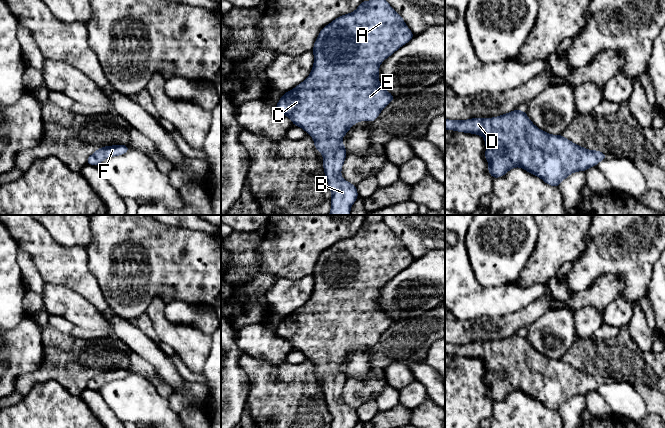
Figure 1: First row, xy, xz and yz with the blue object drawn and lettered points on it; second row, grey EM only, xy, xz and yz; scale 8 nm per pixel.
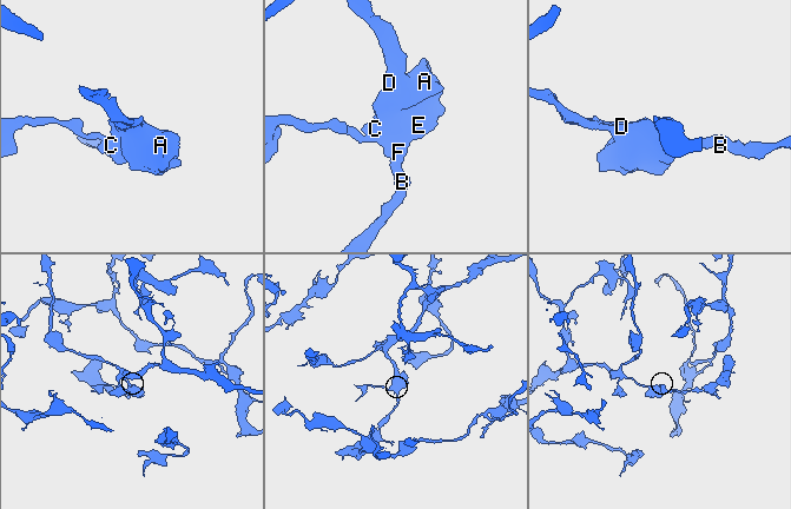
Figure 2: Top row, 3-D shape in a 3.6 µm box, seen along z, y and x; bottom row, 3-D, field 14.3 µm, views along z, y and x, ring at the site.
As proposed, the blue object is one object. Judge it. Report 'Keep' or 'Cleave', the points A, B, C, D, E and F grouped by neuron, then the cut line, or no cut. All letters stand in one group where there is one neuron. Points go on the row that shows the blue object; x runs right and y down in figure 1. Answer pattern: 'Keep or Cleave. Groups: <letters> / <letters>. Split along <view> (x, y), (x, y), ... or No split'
Keep. Groups: A B C D E F. No split

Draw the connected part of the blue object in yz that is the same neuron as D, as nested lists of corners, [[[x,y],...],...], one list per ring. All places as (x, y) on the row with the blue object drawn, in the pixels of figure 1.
[[[518,109],[494,118],[445,119],[445,130],[481,135],[485,139],[485,158],[493,179],[514,167],[522,167],[545,183],[558,187],[571,173],[586,171],[608,156],[590,151],[564,138],[536,127]]]

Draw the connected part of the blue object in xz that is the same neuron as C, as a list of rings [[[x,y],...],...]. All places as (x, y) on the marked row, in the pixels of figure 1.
[[[364,0],[354,12],[342,15],[322,28],[312,49],[314,65],[310,75],[294,89],[284,93],[274,107],[279,113],[288,116],[295,126],[304,129],[314,139],[314,146],[318,152],[323,154],[323,168],[332,192],[329,215],[350,215],[351,206],[358,197],[356,185],[341,177],[341,169],[347,153],[340,139],[355,123],[375,121],[381,110],[395,99],[379,82],[379,66],[413,37],[414,34],[403,18],[386,0]]]

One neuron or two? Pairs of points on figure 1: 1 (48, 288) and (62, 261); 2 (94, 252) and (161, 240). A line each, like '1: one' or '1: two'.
1: two
2: one

